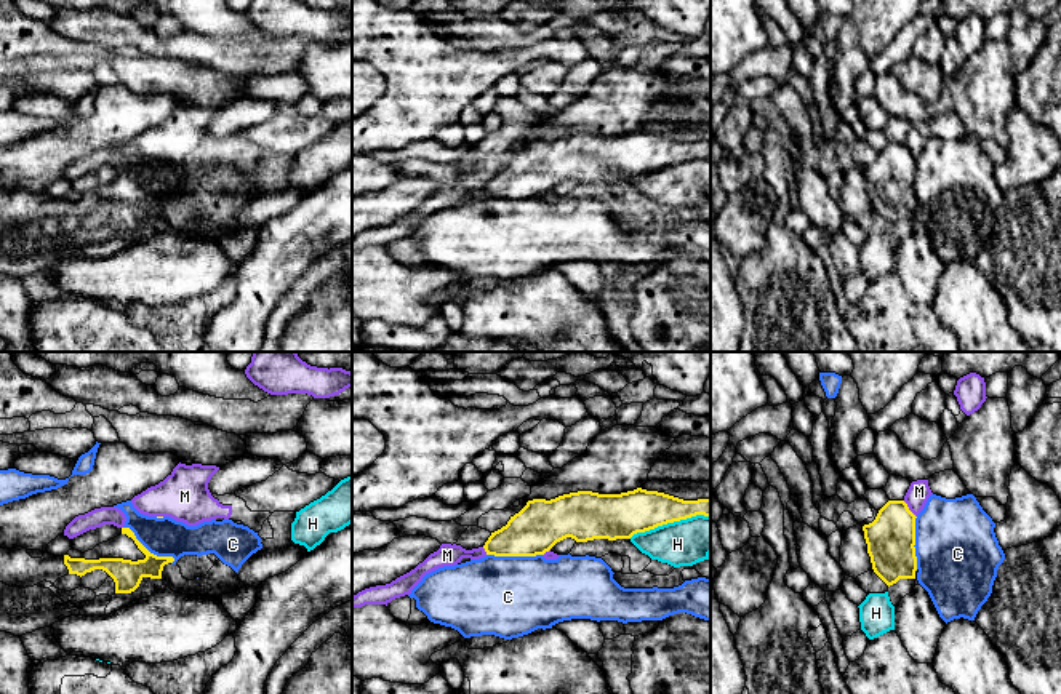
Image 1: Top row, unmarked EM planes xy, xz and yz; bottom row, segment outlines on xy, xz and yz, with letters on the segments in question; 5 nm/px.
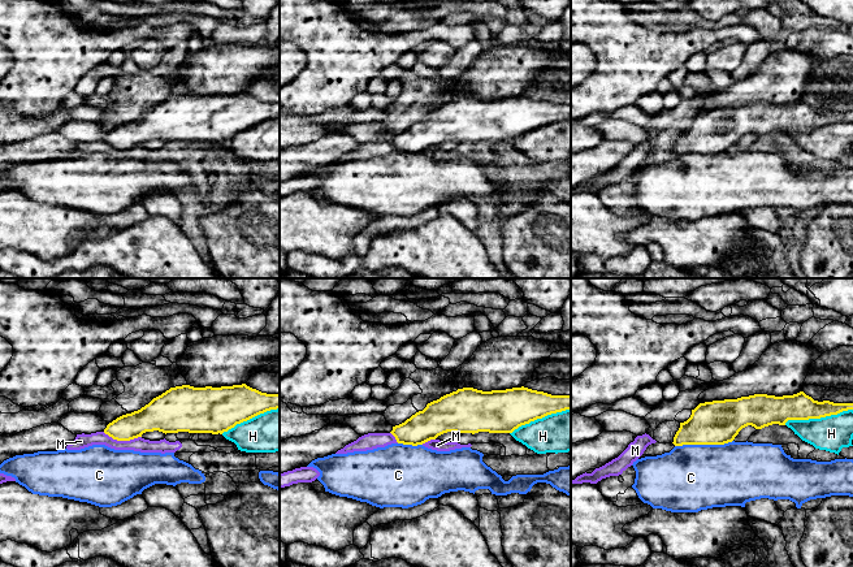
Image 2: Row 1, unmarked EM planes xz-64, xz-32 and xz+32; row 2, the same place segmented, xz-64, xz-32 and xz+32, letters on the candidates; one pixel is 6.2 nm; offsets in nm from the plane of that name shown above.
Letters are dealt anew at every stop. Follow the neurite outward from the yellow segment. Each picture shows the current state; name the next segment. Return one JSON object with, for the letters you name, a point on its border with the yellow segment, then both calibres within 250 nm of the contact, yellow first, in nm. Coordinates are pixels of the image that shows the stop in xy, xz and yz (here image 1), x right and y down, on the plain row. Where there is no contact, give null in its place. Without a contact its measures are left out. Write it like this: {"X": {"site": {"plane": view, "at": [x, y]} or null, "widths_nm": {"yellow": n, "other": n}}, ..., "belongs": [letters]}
{"belongs": []}

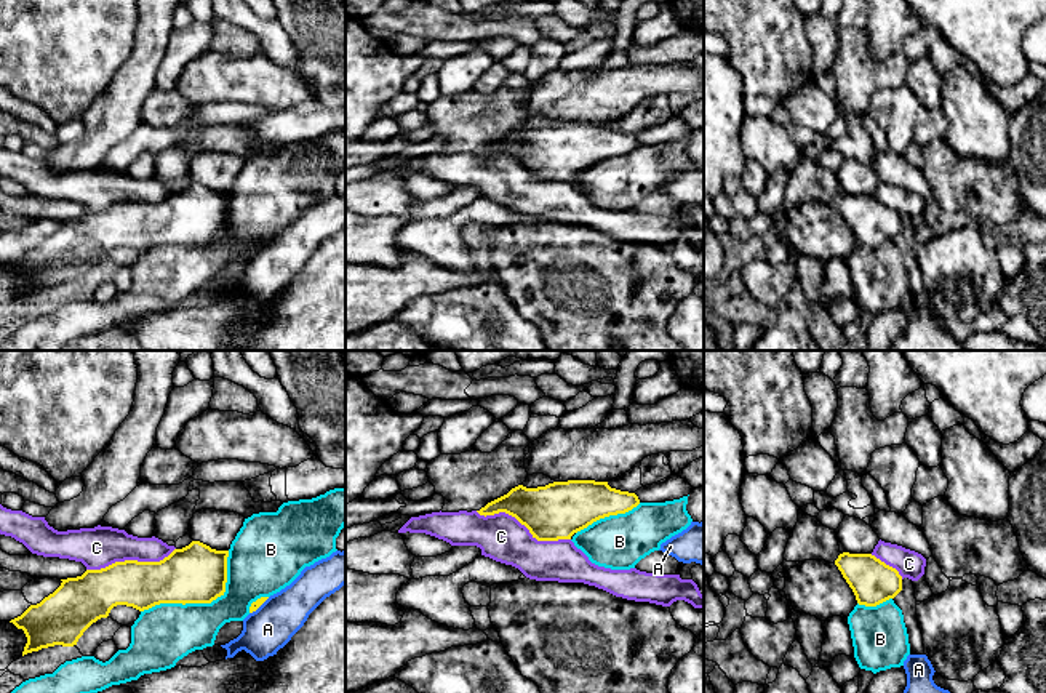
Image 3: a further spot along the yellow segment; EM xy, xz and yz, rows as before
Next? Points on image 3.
{"belongs": []}

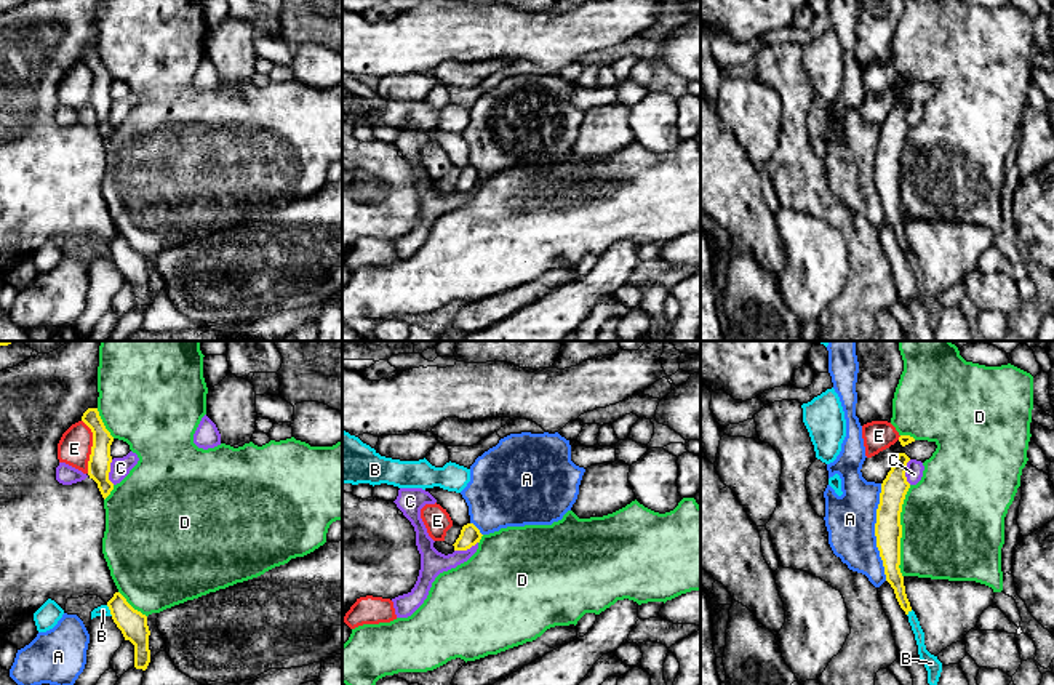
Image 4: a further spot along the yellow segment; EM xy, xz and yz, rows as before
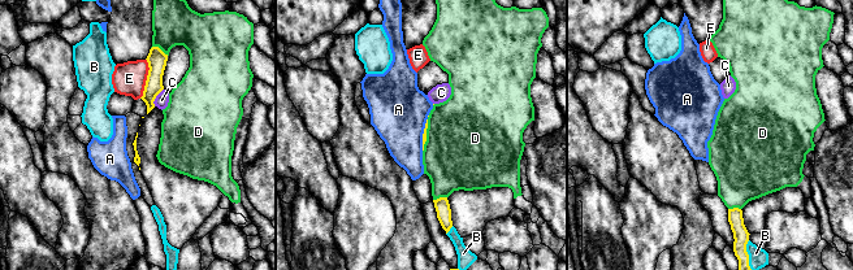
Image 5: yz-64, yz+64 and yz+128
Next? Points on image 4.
{"belongs": []}

